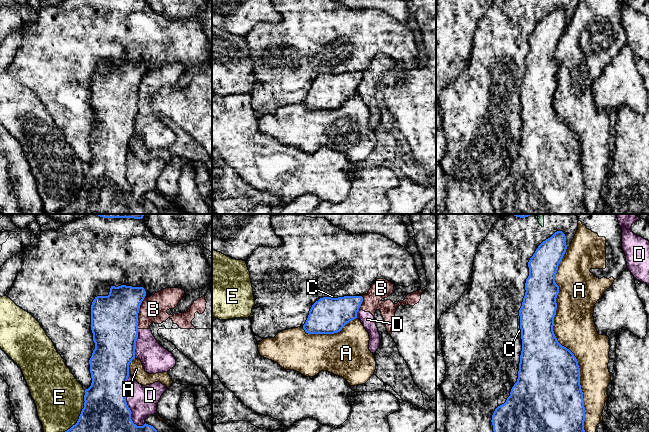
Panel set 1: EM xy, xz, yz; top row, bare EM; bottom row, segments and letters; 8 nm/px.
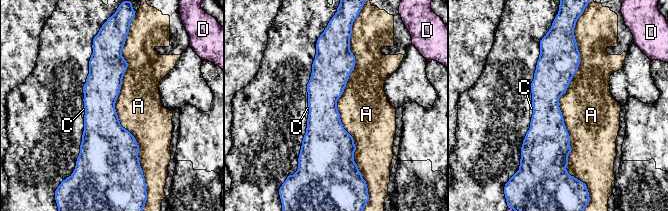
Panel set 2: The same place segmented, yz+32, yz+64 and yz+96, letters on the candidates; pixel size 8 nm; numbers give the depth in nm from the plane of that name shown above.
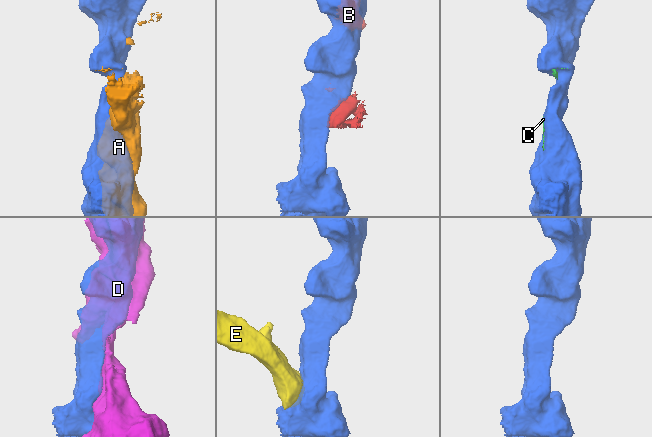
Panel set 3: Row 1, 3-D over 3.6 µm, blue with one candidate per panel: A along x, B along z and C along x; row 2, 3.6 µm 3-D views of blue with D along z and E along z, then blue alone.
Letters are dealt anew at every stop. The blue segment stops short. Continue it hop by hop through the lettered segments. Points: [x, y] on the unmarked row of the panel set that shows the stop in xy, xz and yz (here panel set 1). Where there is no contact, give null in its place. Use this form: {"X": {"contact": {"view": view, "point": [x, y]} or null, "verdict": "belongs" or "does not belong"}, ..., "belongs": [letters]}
{"A": {"contact": {"view": "yz", "point": [560, 120]}, "verdict": "does not belong"}, "B": {"contact": {"view": "xy", "point": [138, 88]}, "verdict": "does not belong"}, "C": {"contact": {"view": "yz", "point": [520, 102]}, "verdict": "does not belong"}, "D": {"contact": {"view": "xy", "point": [126, 179]}, "verdict": "does not belong"}, "E": {"contact": {"view": "xy", "point": [79, 193]}, "verdict": "does not belong"}, "belongs": []}

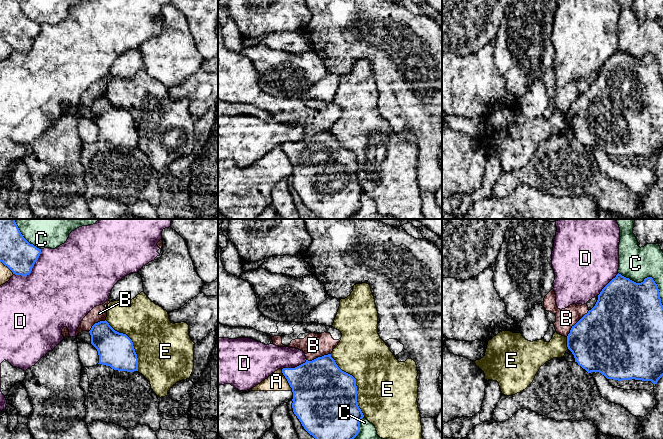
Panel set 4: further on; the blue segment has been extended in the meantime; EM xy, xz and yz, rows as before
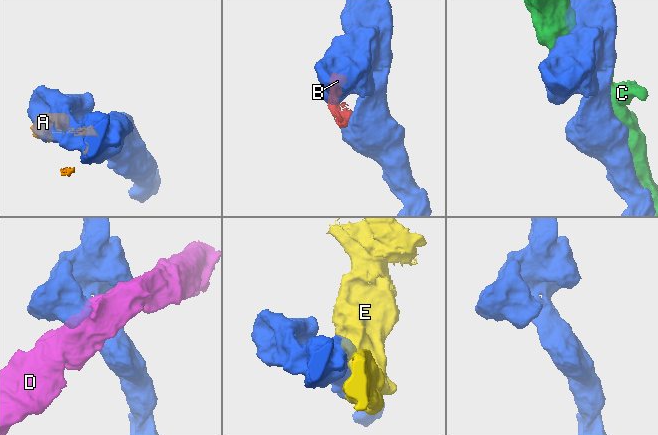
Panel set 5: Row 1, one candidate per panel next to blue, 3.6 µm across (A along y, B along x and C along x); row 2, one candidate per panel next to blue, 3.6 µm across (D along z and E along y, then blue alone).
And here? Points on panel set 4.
{"A": {"contact": {"view": "xz", "point": [287, 156]}, "verdict": "does not belong"}, "B": {"contact": {"view": "yz", "point": [576, 99]}, "verdict": "does not belong"}, "C": {"contact": {"view": "yz", "point": [649, 53]}, "verdict": "does not belong"}, "D": {"contact": {"view": "xy", "point": [31, 45]}, "verdict": "does not belong"}, "E": {"contact": {"view": "xz", "point": [355, 159]}, "verdict": "does not belong"}, "belongs": []}

